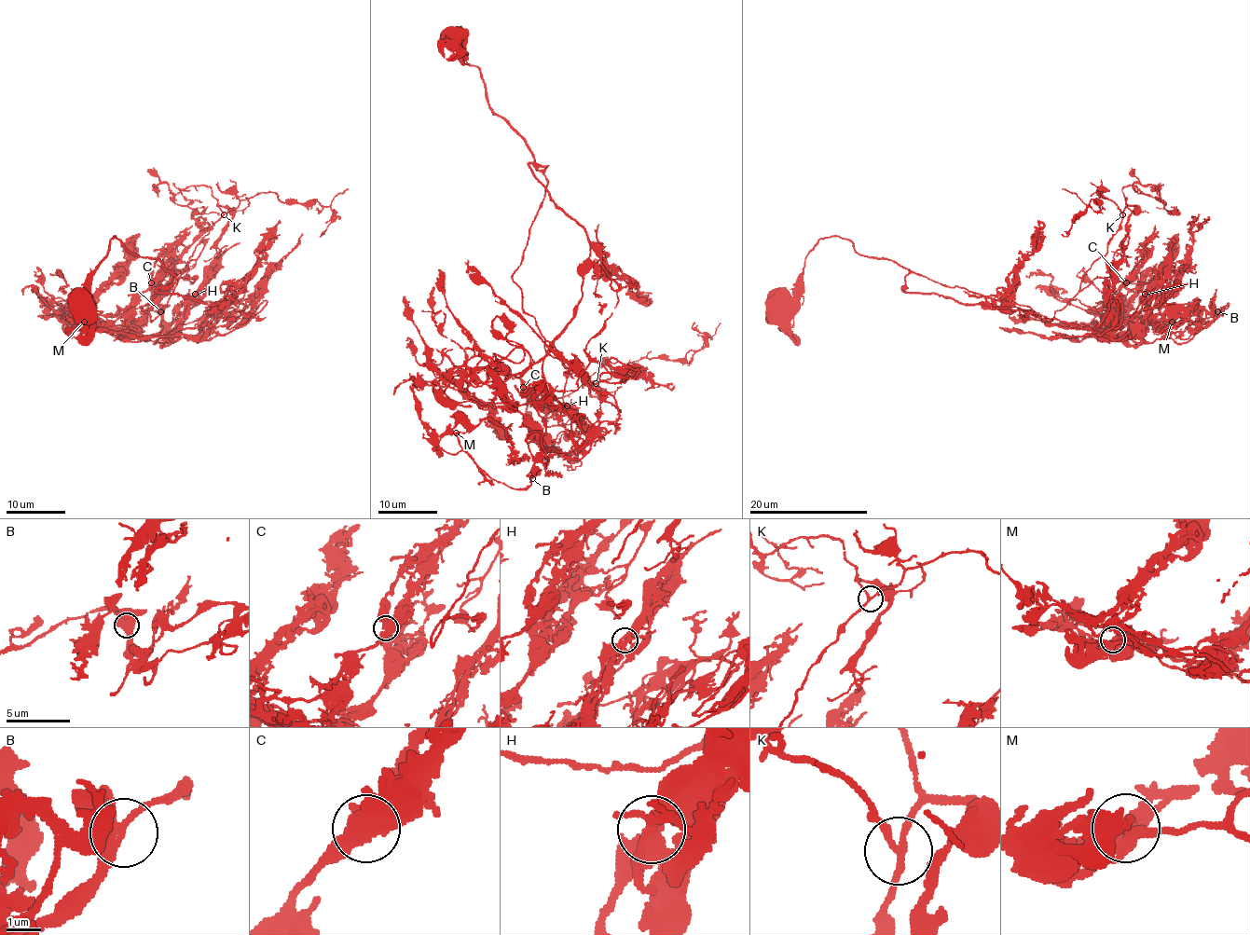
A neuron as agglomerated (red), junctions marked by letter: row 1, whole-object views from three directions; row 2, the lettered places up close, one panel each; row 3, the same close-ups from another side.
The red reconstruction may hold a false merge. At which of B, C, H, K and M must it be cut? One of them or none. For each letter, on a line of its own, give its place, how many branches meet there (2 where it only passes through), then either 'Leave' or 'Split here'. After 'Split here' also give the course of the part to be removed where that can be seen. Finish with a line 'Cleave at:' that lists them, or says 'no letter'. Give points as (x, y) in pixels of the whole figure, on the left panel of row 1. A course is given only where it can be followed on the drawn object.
B: Place: (160, 311). Branches: 3. Leave
C: Place: (151, 282). Branches: 3. Leave
H: Place: (195, 294). Branches: 3. Leave
K: Place: (224, 214). Branches: 3. Leave
M: Place: (84, 322). Branches: 3. Leave
Cleave at: no letter

